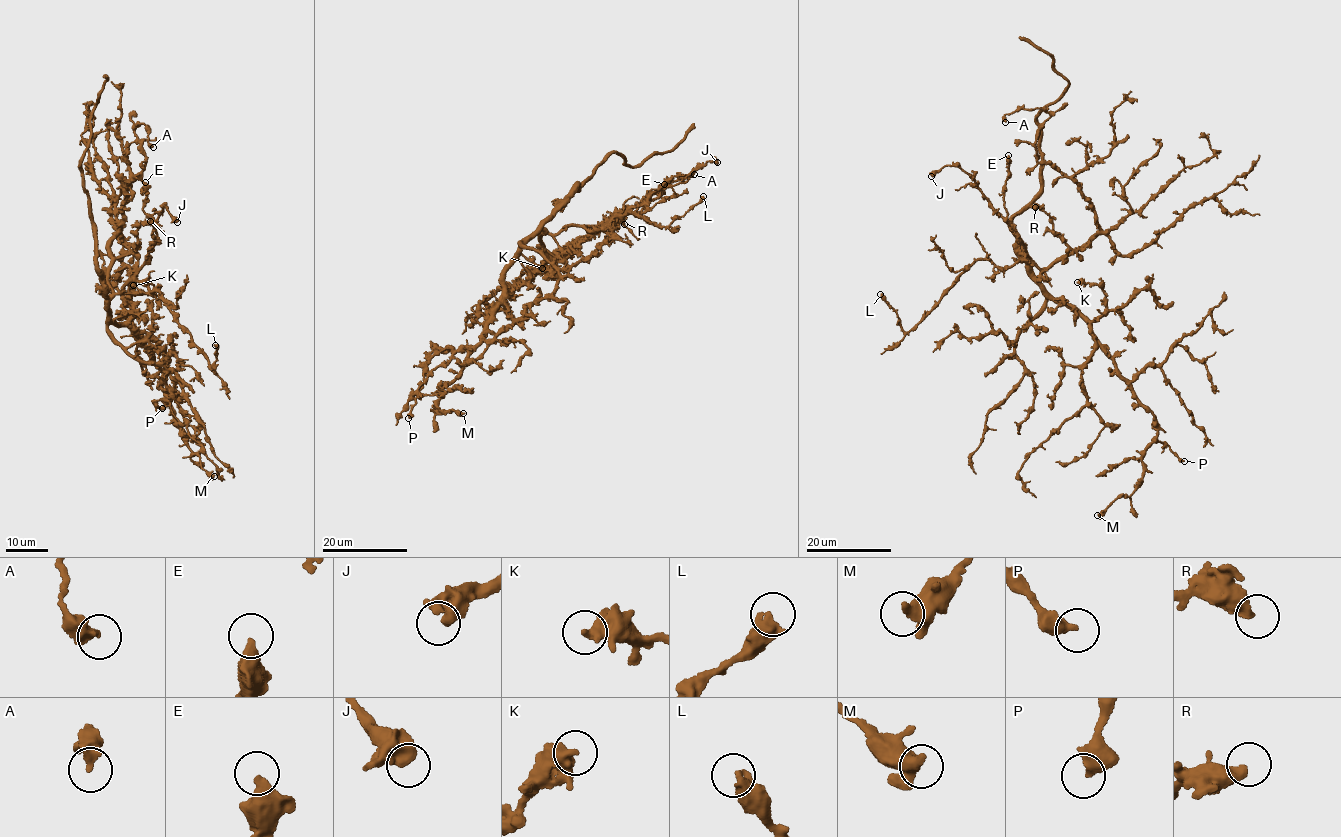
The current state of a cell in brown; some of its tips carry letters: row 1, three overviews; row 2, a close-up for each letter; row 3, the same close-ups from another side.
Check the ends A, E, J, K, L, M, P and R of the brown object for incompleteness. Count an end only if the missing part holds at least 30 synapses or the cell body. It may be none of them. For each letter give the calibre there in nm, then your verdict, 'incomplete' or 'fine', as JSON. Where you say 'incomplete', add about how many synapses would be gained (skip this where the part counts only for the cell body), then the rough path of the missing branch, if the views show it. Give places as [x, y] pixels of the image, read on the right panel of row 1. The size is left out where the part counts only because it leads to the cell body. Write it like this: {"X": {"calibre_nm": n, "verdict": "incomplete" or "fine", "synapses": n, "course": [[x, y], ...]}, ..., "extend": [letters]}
{"A": {"calibre_nm": 460, "verdict": "fine"}, "E": {"calibre_nm": 420, "verdict": "fine"}, "J": {"calibre_nm": 460, "verdict": "fine"}, "K": {"calibre_nm": 320, "verdict": "fine"}, "L": {"calibre_nm": 550, "verdict": "fine"}, "M": {"calibre_nm": 360, "verdict": "fine"}, "P": {"calibre_nm": 360, "verdict": "fine"}, "R": {"calibre_nm": 480, "verdict": "fine"}, "extend": []}

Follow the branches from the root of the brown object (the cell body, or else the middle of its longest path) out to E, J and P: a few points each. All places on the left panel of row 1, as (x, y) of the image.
E: (109, 312), (110, 298), (121, 292), (144, 262), (148, 249), (156, 242), (155, 226), (143, 210), (145, 182)
J: (109, 312), (110, 298), (121, 292), (154, 244), (153, 225), (159, 212), (167, 207), (177, 222)
P: (109, 312), (109, 320), (115, 318), (129, 329), (164, 371), (164, 397), (153, 402), (162, 408)

